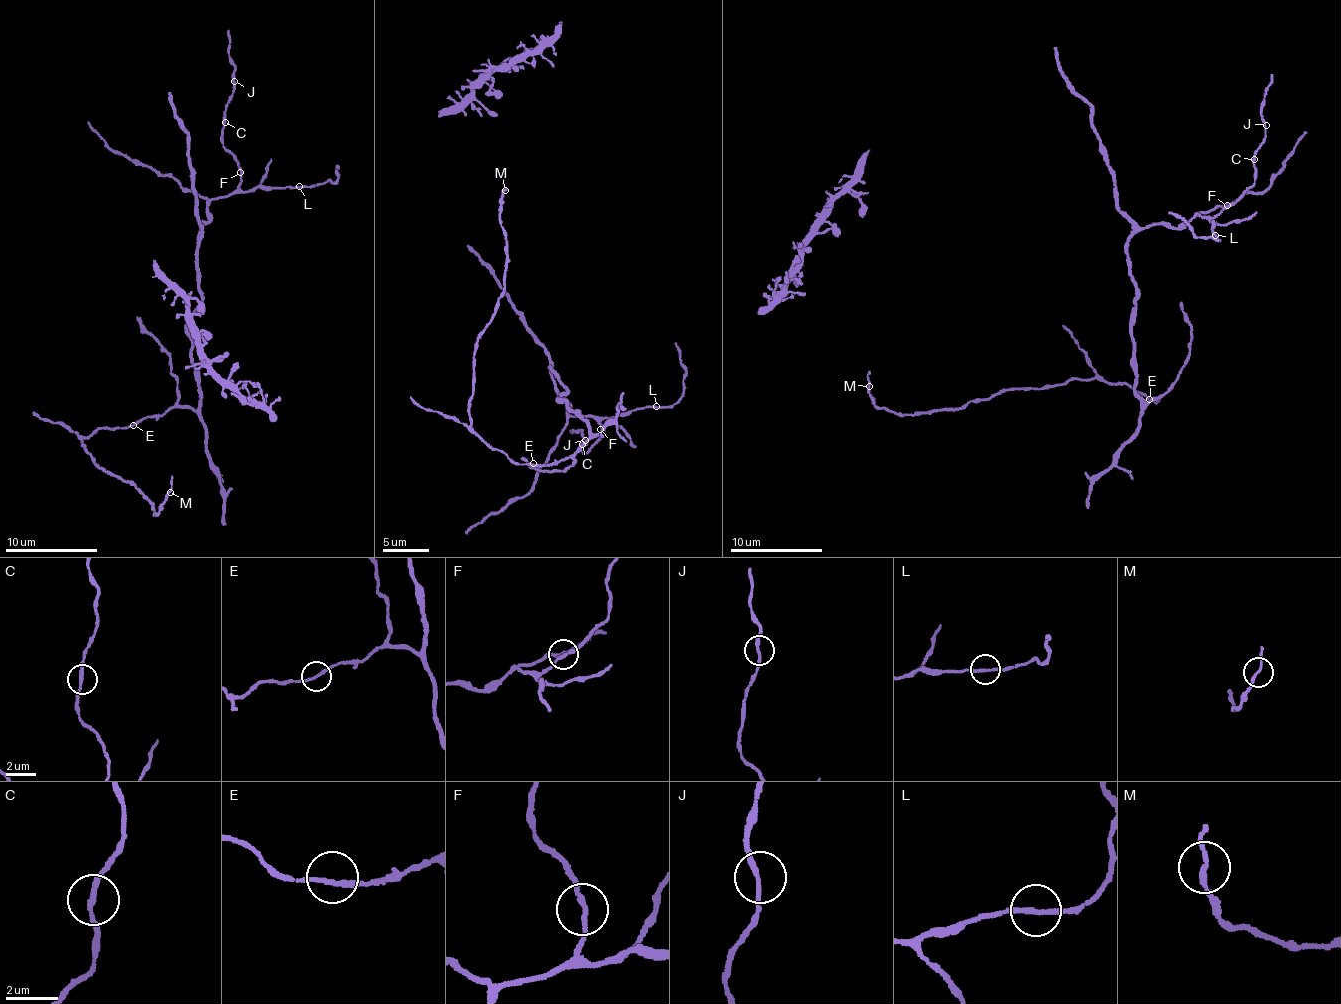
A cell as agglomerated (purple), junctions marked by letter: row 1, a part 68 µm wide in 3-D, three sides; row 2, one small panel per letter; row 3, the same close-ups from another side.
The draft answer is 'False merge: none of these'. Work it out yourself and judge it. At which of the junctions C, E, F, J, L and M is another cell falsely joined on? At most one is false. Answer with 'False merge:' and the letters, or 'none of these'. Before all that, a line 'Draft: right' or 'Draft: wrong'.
Draft: right
False merge: none of these

